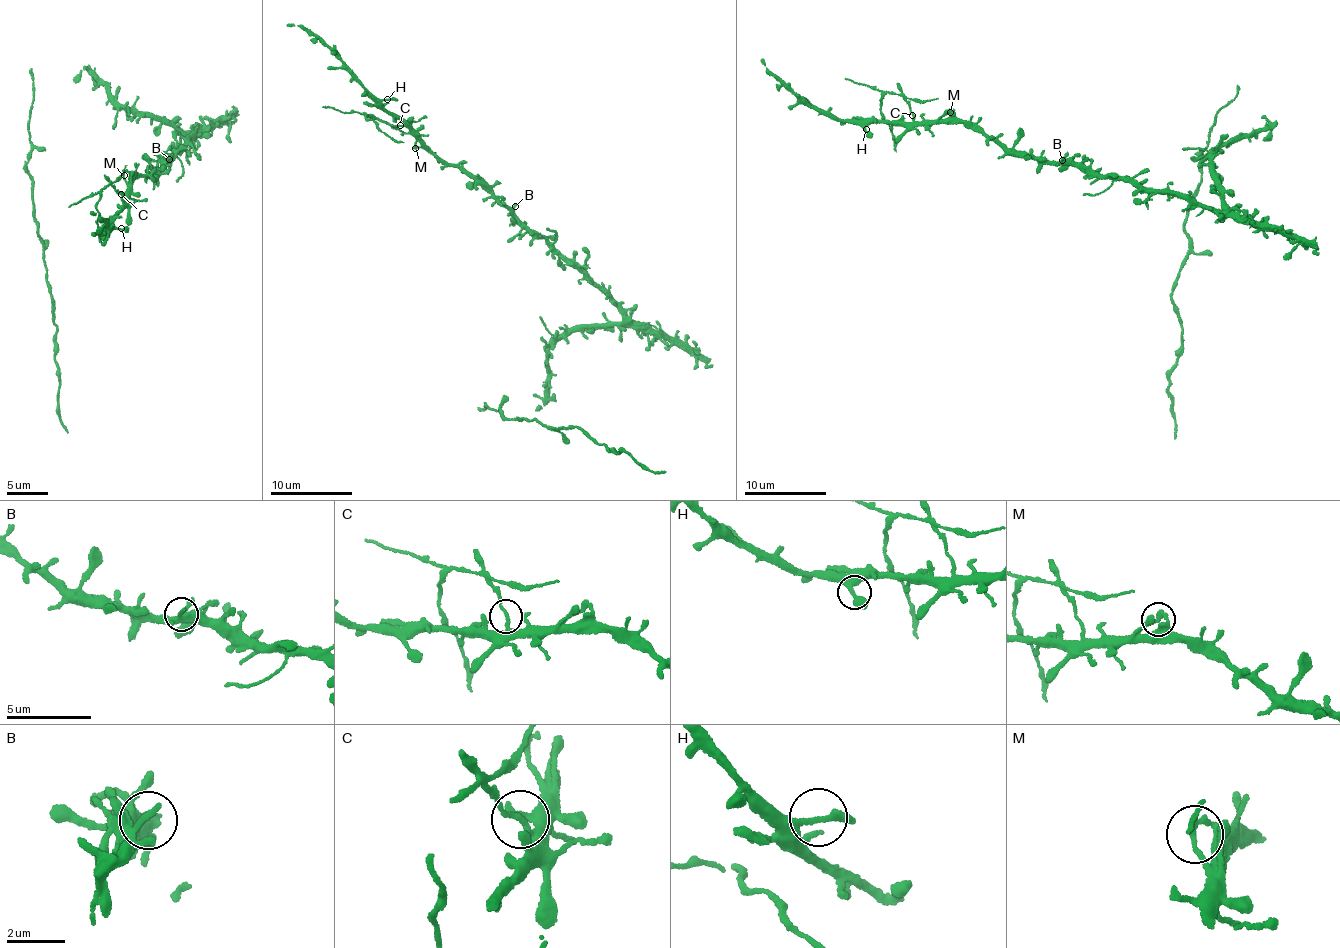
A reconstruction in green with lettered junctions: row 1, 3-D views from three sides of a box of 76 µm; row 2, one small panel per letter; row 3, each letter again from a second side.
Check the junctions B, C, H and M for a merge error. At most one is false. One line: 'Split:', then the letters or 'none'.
Split: C

